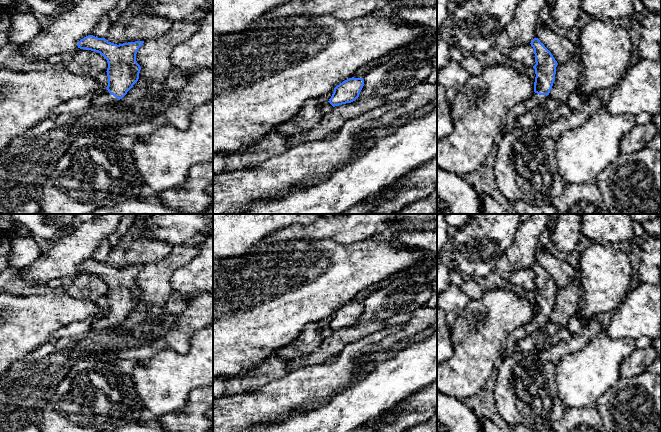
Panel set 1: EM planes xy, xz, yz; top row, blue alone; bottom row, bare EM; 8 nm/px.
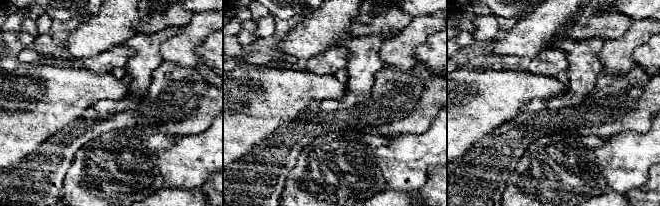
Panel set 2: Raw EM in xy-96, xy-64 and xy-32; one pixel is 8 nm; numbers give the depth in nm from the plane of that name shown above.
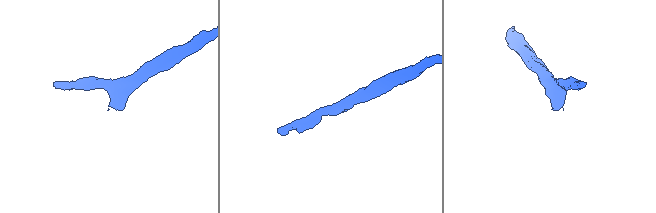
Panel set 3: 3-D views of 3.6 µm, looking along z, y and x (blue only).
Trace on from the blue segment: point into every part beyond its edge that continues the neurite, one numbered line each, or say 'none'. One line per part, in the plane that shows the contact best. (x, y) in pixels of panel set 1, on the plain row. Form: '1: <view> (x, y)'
1: yz (533, 328)

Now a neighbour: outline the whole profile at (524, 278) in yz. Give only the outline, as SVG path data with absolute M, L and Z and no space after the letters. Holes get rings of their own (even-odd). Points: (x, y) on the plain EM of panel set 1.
M531 268L523 270L512 269L509 281L514 285L519 286L522 290L526 289L533 291L536 288L534 273Z

